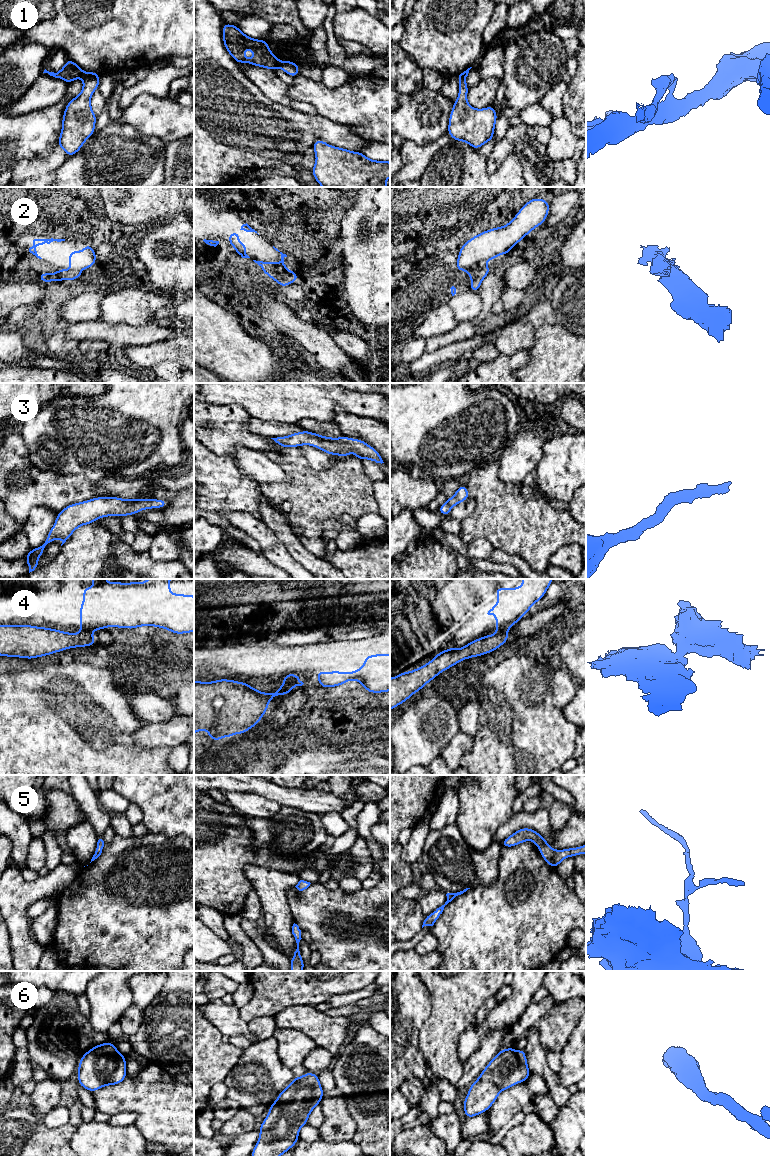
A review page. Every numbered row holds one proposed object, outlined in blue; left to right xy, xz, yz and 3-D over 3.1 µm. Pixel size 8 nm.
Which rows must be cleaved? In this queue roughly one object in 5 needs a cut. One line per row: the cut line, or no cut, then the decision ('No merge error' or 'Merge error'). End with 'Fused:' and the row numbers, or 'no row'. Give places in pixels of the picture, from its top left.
1: Split along xy (84, 73), (82, 77). Merge error
2: No split. No merge error
3: No split. No merge error
4: Split along yz (506, 630), (497, 632). Merge error
5: No split. No merge error
6: No split. No merge error
Fused: 1, 4

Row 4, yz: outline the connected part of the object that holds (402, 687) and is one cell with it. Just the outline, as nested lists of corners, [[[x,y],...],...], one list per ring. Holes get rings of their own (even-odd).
[[[507,631],[486,635],[470,641],[460,649],[452,647],[446,649],[438,653],[427,664],[390,678],[390,711],[405,702],[414,693],[419,692],[444,670],[451,668],[462,660],[491,653],[507,642],[508,639]]]

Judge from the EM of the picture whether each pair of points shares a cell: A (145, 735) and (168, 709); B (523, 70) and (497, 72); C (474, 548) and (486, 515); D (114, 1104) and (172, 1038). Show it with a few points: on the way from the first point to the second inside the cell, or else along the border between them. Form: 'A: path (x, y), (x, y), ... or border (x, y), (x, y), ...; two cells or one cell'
A: border (175, 714), (165, 721), (146, 723), (144, 725); two cells
B: border (503, 48), (503, 76), (500, 80); two cells
C: border (466, 544), (478, 538), (485, 538), (493, 546); two cells
D: border (149, 1061), (158, 1066); two cells

